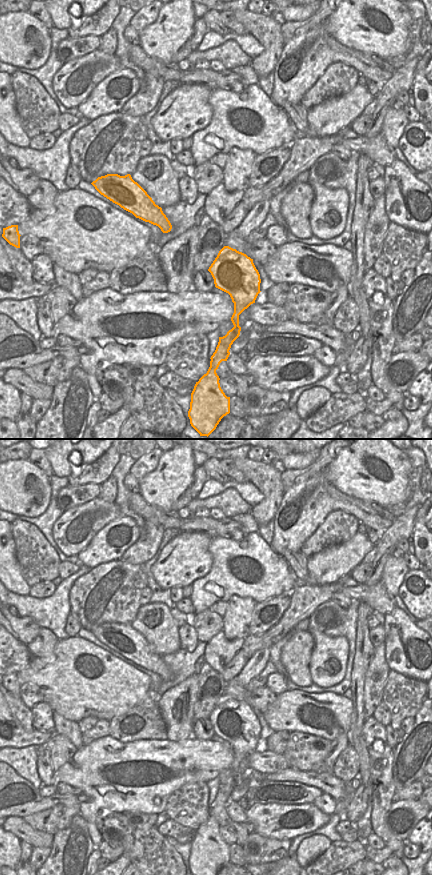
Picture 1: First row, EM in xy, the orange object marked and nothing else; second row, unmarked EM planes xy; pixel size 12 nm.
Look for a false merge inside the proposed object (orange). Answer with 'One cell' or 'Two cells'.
One cell

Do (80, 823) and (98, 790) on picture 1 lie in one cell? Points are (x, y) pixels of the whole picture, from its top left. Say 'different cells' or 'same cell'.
different cells

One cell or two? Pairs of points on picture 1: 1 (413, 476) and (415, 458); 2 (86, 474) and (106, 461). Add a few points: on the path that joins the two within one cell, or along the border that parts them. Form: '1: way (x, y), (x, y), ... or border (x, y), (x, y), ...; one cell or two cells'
1: way (415, 472), (415, 462); one cell
2: way (91, 474), (95, 473), (102, 466); one cell

